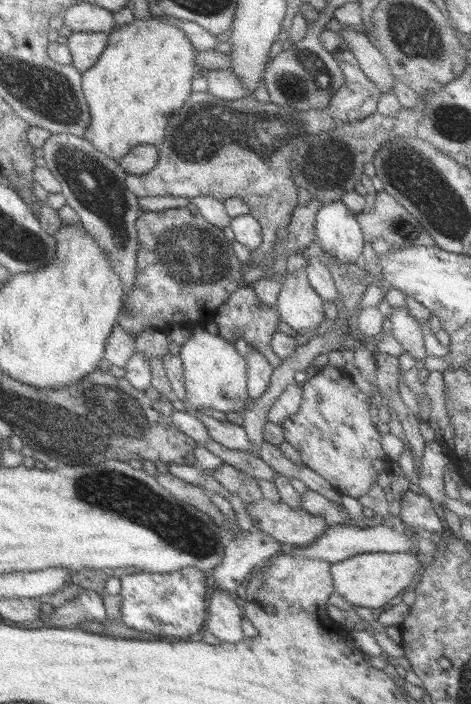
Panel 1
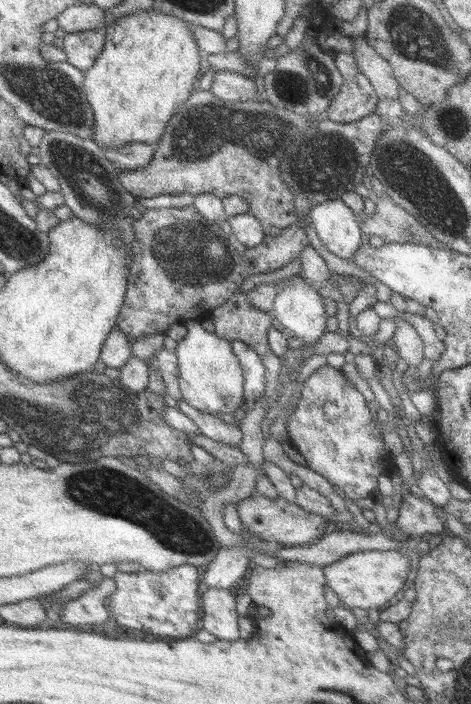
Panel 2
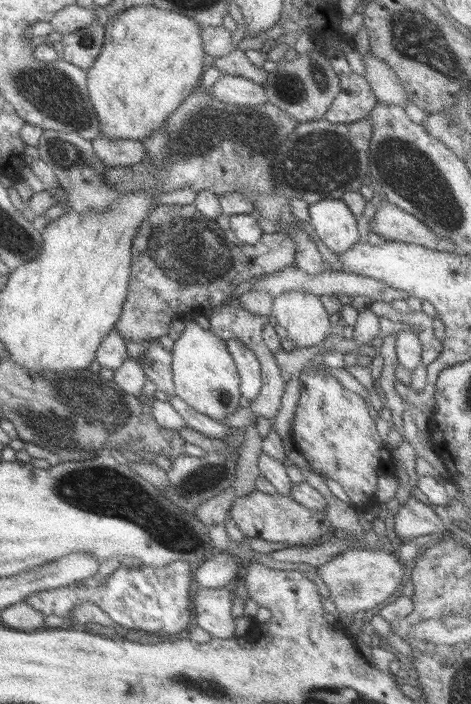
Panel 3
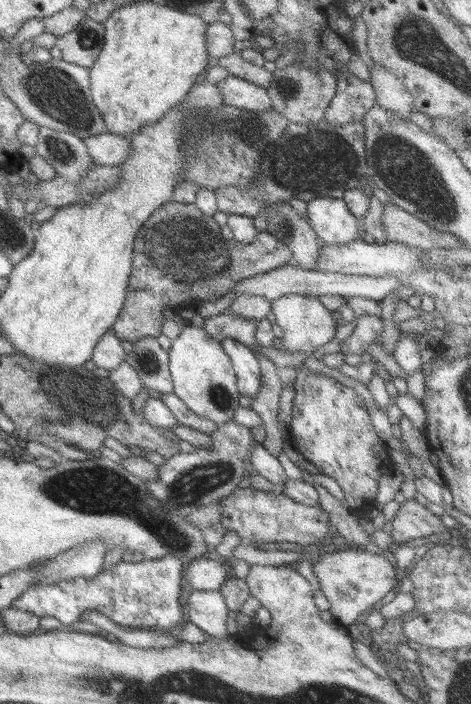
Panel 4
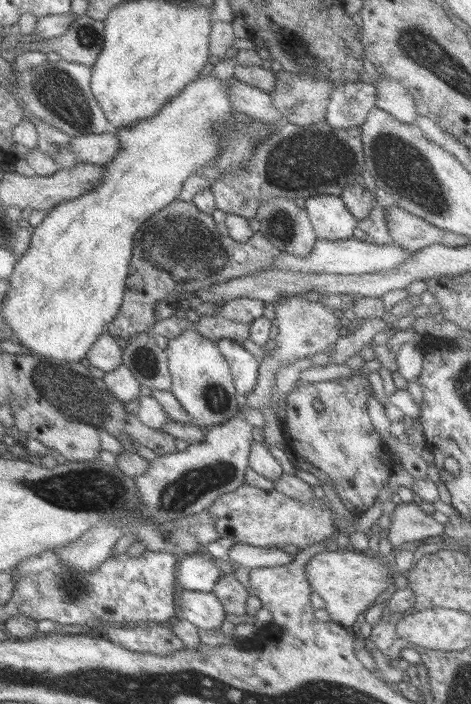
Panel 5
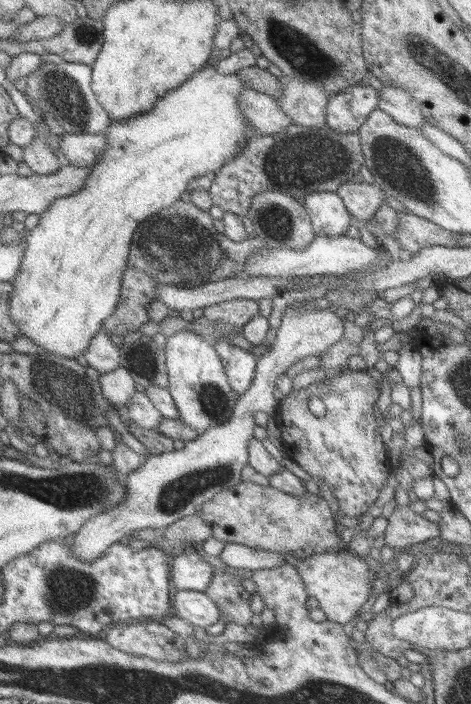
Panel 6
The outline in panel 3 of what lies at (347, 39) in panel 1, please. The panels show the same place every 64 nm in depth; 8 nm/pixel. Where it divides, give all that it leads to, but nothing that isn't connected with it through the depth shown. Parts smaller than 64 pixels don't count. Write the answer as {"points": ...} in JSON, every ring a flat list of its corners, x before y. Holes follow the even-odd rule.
{"points":[[370,52,363,56,362,60,366,73,364,77,375,94,377,102,400,105,405,108,405,104,408,102,407,94,394,70,388,64,374,58]]}

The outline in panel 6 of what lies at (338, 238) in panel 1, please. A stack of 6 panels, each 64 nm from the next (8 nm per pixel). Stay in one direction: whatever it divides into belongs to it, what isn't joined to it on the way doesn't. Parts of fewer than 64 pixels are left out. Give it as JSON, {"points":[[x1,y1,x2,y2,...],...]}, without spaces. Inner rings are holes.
{"points":[[336,191,307,194,304,196,303,207,316,235,346,235,348,226,355,221]]}

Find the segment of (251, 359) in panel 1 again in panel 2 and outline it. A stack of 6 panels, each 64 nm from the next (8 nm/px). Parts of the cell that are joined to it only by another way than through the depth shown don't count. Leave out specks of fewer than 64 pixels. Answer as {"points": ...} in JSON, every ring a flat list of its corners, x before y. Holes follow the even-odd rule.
{"points":[[231,340,231,343,233,353,238,357,243,368,243,395,246,399,254,402,261,398,265,391,266,377,262,359,245,342]]}

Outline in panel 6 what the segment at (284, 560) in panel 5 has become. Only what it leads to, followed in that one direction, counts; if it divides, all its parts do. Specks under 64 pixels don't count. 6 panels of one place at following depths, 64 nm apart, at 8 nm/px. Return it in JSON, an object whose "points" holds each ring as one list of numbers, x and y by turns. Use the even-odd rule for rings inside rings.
{"points":[[227,543,218,558,228,567,237,568,240,572,251,570,253,572,283,566,286,564,284,556,268,554,242,544]]}

